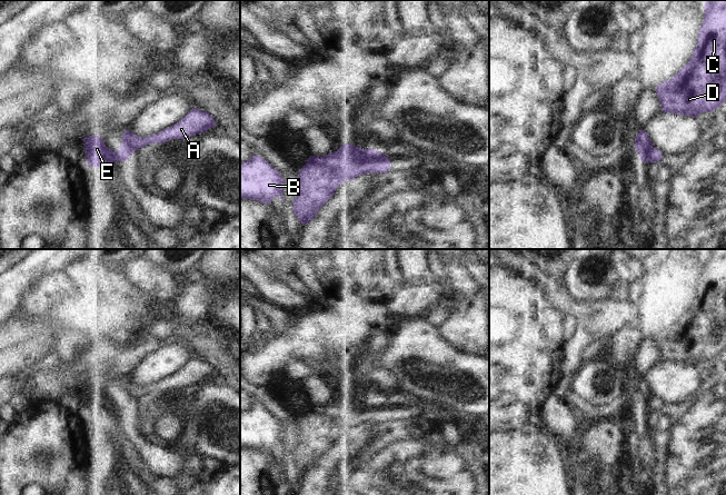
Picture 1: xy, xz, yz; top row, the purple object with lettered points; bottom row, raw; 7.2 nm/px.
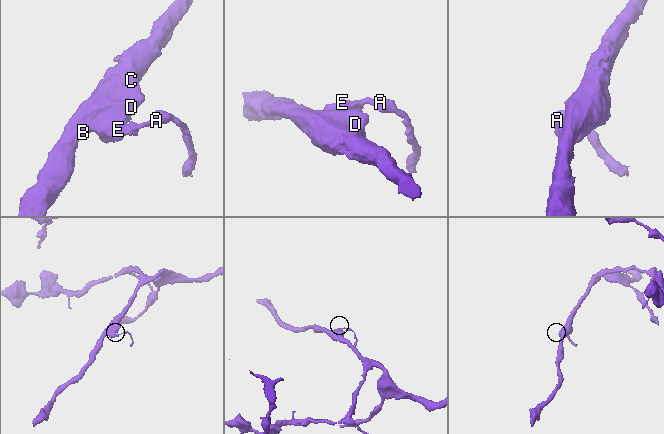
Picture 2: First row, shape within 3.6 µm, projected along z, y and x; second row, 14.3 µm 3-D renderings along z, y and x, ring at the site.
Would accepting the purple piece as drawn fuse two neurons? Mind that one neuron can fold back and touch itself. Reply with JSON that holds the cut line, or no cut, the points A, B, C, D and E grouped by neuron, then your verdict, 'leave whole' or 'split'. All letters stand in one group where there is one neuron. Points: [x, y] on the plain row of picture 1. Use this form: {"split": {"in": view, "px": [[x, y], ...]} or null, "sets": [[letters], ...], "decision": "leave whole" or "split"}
{"split": {"in": "yz", "px": [[652, 395], [646, 402], [639, 404]]}, "sets": [["A"], ["B", "C", "D", "E"]], "decision": "split"}

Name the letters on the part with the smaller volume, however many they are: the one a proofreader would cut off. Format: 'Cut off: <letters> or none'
Cut off: A

